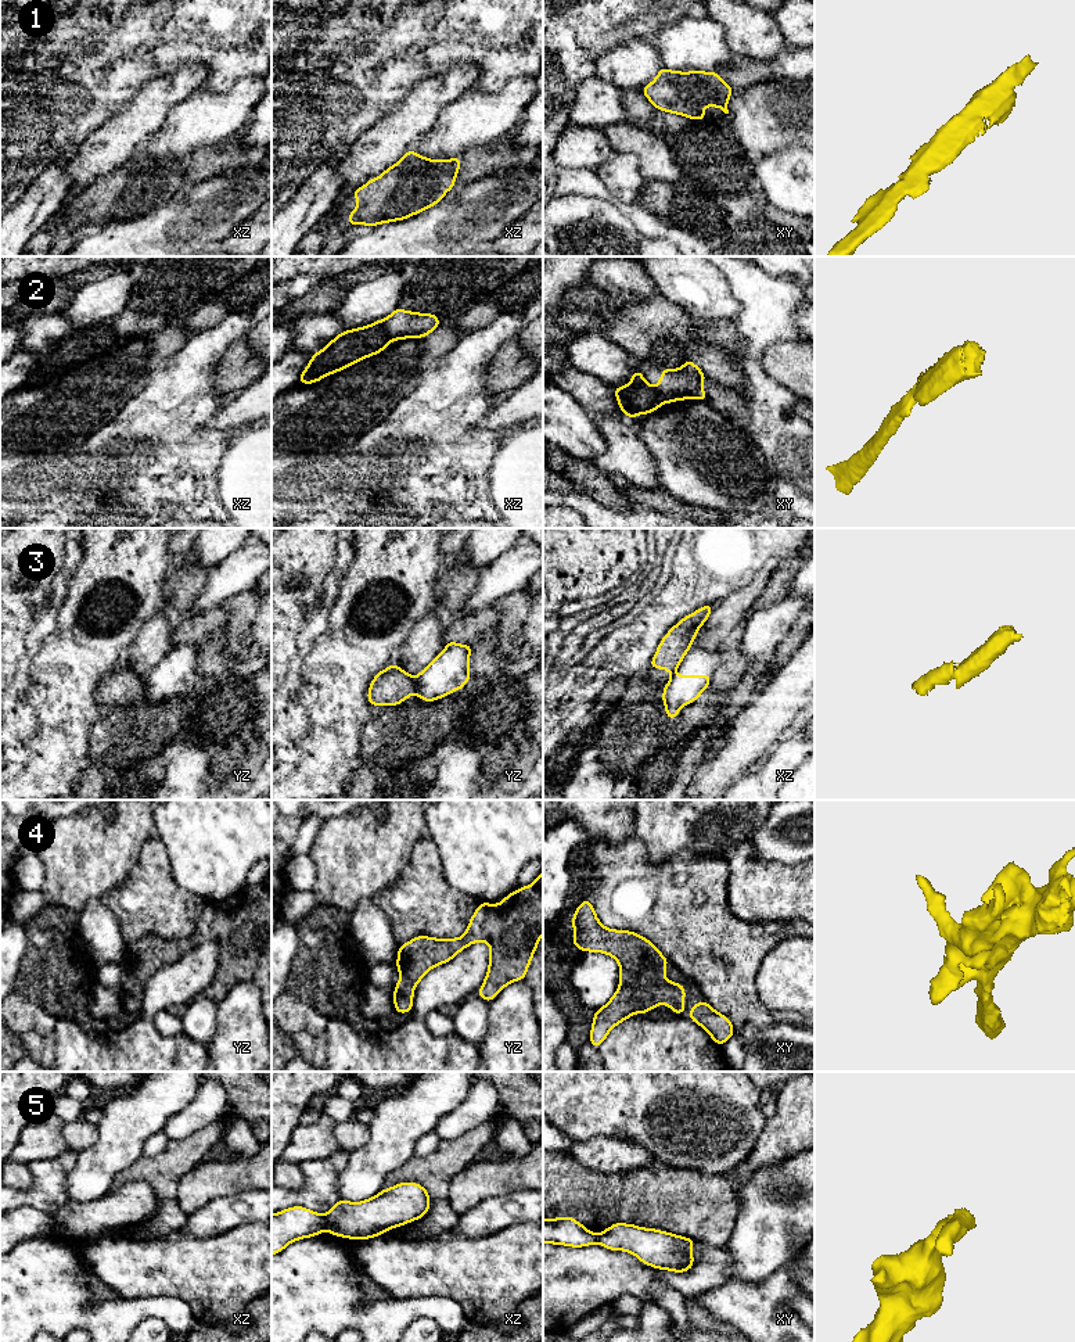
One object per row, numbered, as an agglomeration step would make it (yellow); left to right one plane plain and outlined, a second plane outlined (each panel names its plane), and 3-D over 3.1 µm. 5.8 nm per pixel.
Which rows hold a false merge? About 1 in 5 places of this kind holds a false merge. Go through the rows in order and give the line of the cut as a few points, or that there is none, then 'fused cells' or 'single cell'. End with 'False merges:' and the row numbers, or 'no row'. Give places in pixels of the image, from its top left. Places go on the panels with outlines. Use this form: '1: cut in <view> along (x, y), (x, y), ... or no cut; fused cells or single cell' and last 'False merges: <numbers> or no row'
1: no cut; single cell
2: no cut; single cell
3: cut in yz along (416, 686), (417, 691); fused cells
4: no cut; single cell
5: no cut; single cell
False merges: 3

